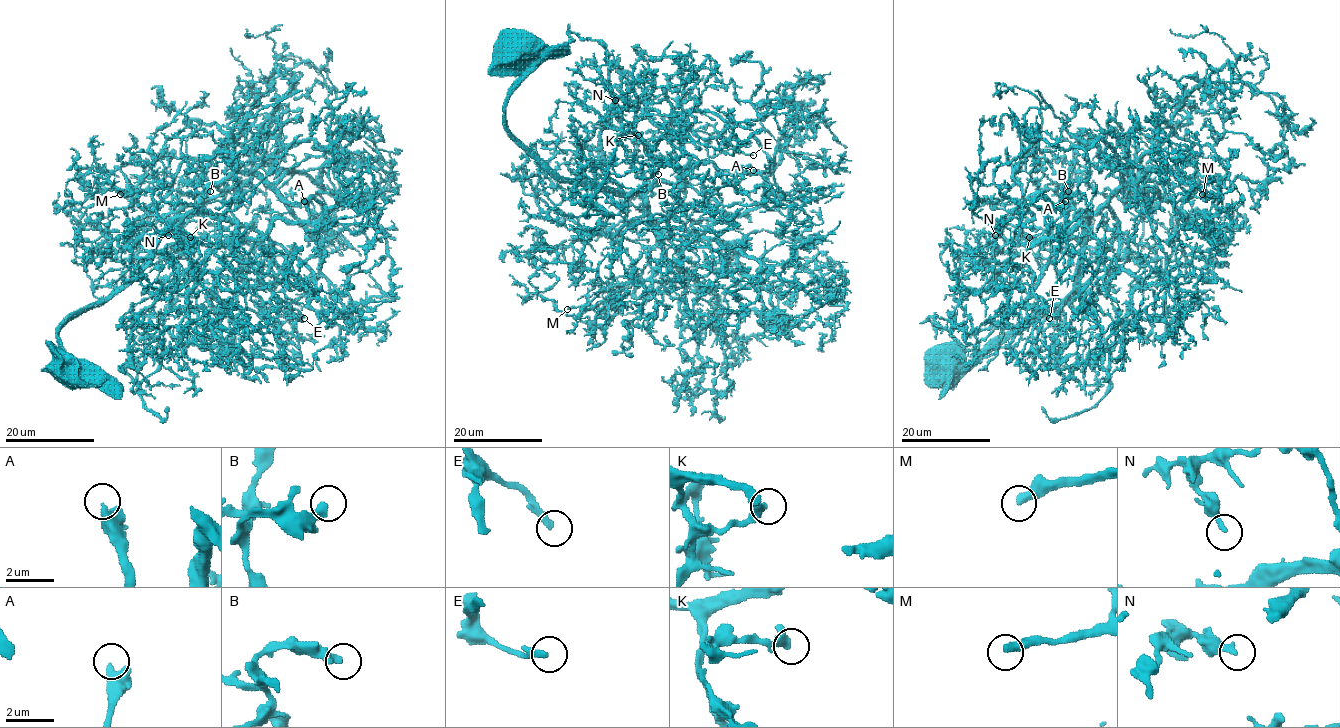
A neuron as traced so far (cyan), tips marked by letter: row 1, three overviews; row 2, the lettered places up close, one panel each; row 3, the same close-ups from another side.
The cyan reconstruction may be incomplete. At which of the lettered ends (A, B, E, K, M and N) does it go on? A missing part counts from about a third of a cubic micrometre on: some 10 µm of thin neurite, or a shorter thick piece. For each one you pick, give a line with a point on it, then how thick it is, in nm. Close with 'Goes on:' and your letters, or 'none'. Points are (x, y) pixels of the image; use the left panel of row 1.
A: Place: (304, 201). Thickness 400 nm
E: Place: (304, 318). Thickness 280 nm
M: Place: (120, 194). Thickness 360 nm
Goes on: A, E, M

